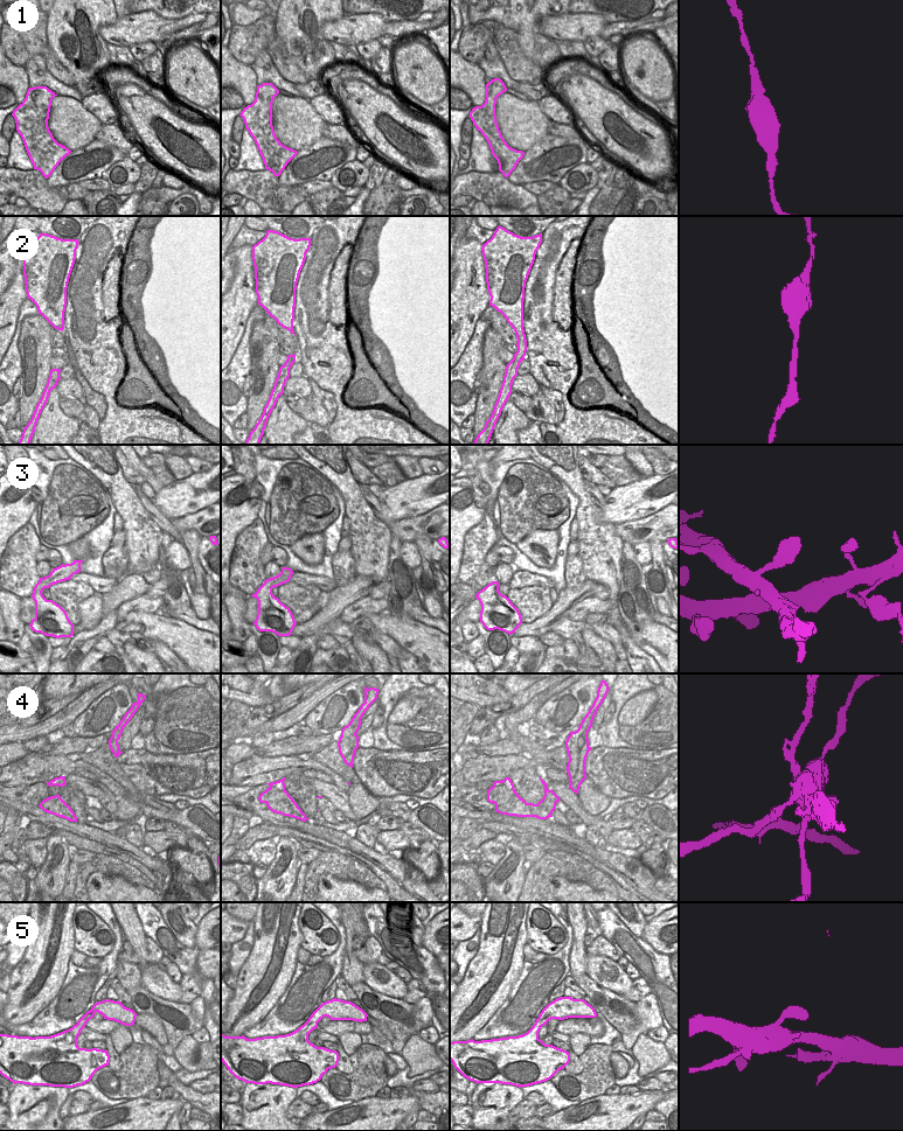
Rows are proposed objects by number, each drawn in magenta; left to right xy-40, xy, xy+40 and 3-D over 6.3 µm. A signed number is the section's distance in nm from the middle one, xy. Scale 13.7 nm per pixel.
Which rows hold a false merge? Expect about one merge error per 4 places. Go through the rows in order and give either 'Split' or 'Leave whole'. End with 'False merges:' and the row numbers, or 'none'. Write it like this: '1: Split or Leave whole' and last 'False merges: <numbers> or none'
1: Split
2: Leave whole
3: Leave whole
4: Split
5: Leave whole
False merges: 1, 4.

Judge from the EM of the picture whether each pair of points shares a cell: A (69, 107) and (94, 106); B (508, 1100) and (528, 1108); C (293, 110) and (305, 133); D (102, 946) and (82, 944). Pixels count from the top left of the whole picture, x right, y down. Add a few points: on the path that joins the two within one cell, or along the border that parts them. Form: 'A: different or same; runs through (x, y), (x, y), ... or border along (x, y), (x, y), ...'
A: different; border along (81, 102), (103, 124)
B: different; border along (523, 1100), (518, 1104)
C: same; runs through (293, 116), (299, 127)
D: same; runs through (97, 944), (87, 944)

